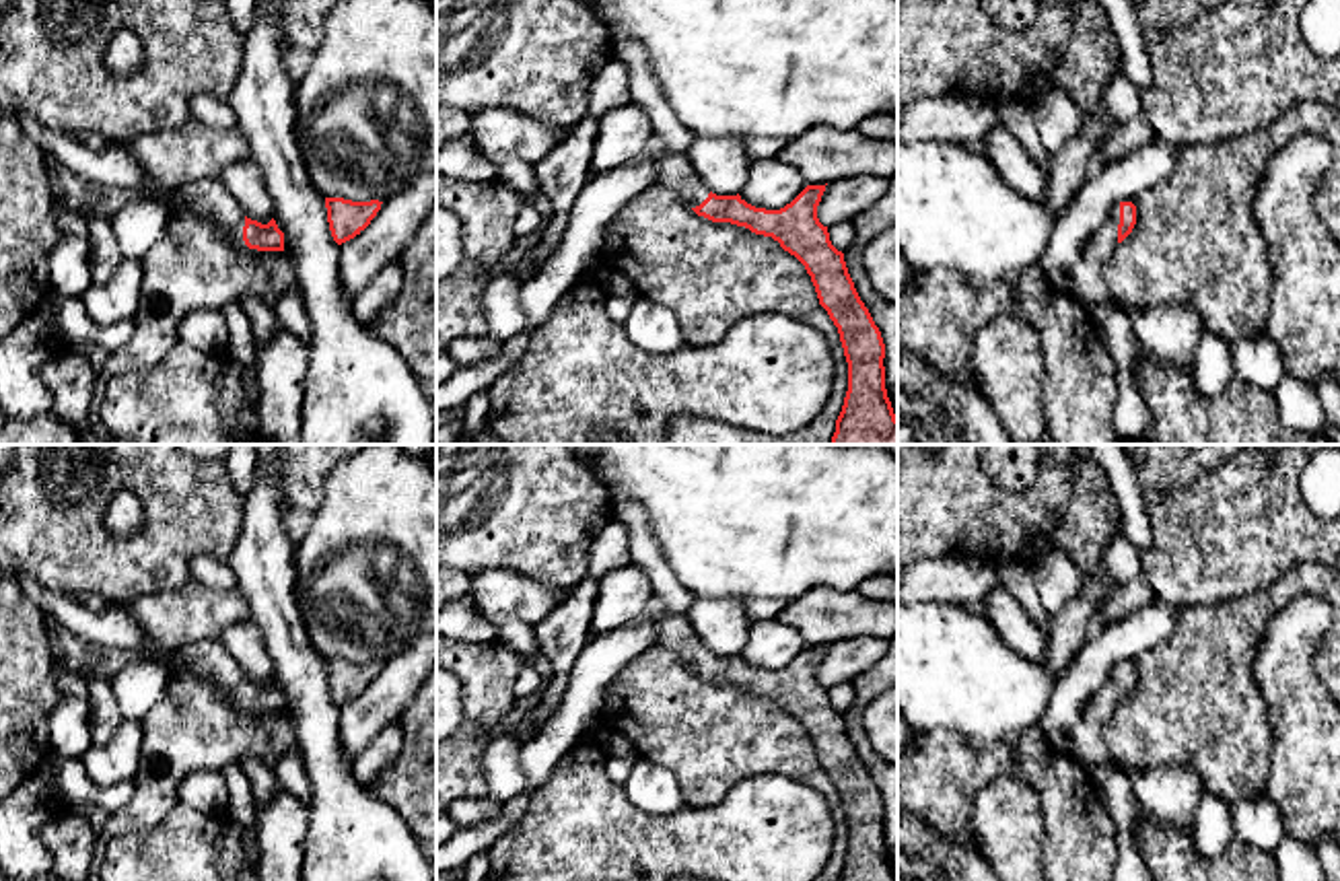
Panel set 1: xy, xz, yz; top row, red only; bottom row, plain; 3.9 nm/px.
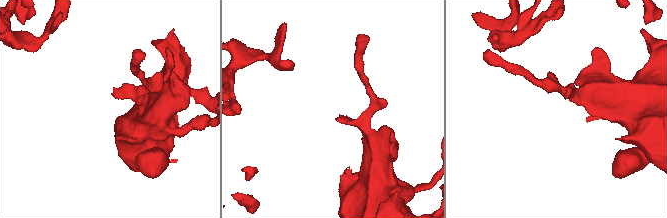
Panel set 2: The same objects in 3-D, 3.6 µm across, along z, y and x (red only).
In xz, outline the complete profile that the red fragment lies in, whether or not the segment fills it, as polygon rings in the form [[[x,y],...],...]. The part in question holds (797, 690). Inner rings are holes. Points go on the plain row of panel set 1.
[[[681,613],[659,620],[655,646],[675,653],[698,677],[772,698],[795,716],[838,788],[848,823],[848,852],[838,881],[895,881],[885,850],[881,792],[854,749],[844,714],[832,706],[827,688],[817,679],[825,646],[807,646],[780,671],[755,669],[739,655],[712,655]]]

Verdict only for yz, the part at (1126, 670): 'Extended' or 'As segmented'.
Extended

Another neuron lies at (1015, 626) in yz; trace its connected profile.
[[[996,585],[986,601],[984,615],[1000,638],[1021,657],[1035,663],[1046,661],[1048,640],[1033,618],[1021,607],[1009,589]]]

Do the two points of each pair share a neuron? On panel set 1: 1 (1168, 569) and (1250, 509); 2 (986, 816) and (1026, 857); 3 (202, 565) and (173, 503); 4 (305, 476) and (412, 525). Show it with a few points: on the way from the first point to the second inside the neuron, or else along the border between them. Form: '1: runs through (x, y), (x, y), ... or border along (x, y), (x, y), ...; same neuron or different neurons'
1: runs through (1188, 562), (1229, 530); same neuron
2: runs through (997, 826), (1015, 847); same neuron
3: border along (223, 560), (196, 556), (190, 562), (192, 579); different neurons
4: border along (336, 466), (328, 474), (324, 501), (313, 511); different neurons

